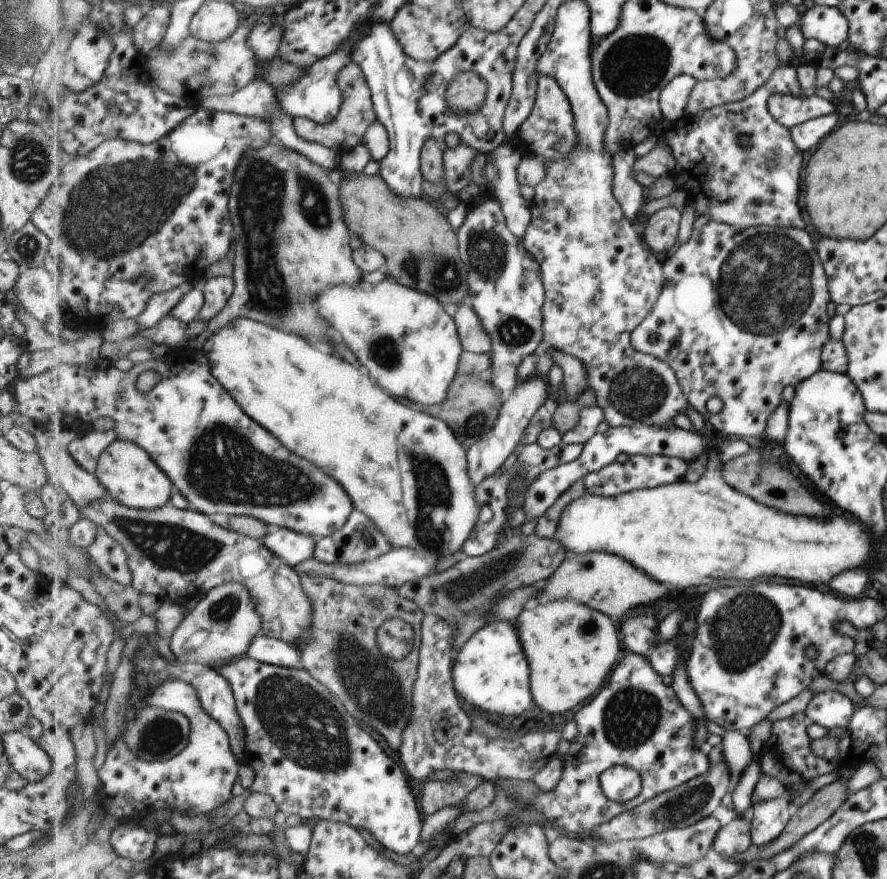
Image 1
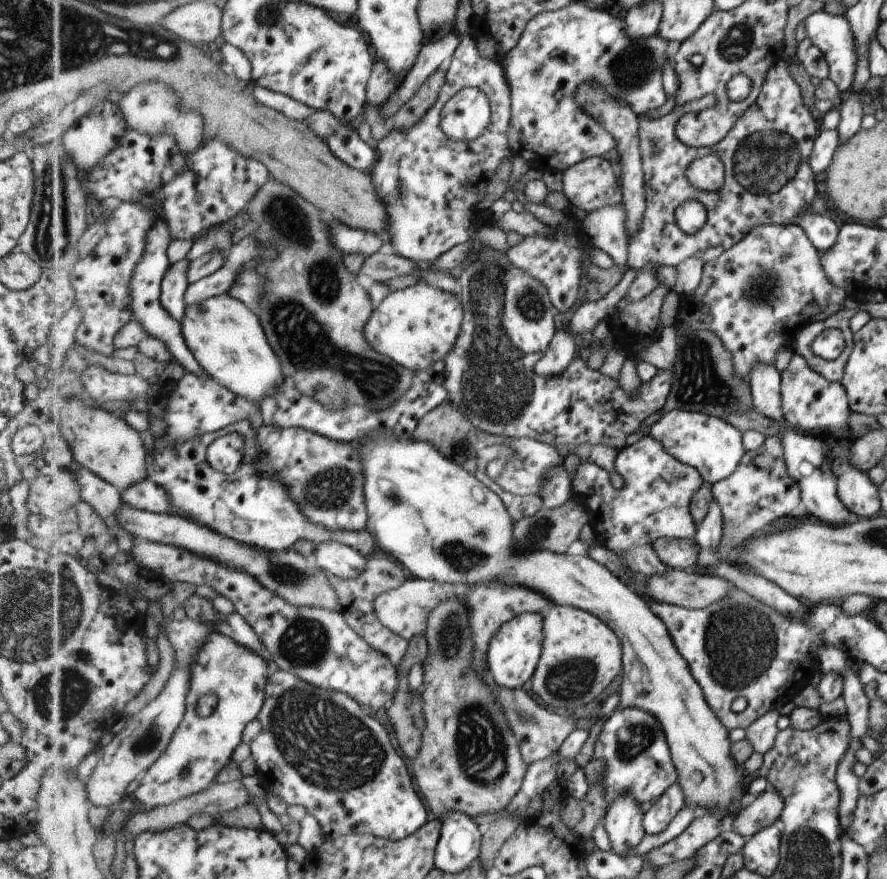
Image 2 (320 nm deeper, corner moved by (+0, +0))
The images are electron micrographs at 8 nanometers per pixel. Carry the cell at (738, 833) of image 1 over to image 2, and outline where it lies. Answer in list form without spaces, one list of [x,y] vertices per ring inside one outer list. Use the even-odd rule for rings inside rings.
[[[766,789],[746,802],[745,808],[733,816],[732,831],[747,839],[757,831],[778,824],[783,799],[773,789]]]

